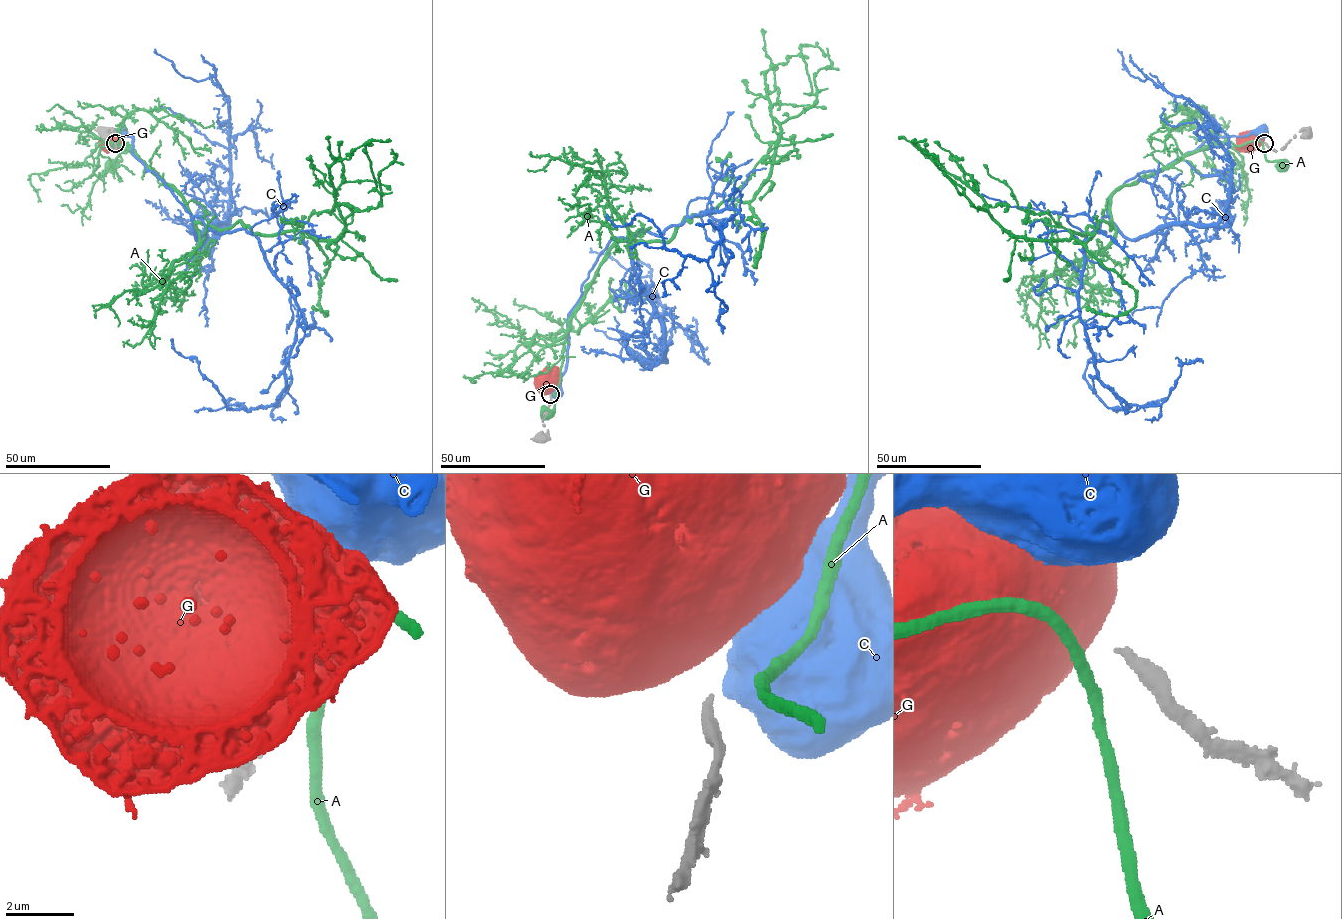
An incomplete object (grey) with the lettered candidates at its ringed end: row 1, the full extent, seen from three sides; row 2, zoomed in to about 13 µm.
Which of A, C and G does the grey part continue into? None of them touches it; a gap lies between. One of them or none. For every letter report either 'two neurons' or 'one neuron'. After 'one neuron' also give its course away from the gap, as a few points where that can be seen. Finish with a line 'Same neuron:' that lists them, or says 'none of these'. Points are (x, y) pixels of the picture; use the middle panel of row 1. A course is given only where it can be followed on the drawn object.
A: two neurons
C: two neurons
G: two neurons
Same neuron: none of these

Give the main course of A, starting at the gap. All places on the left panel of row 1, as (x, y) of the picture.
A: (118, 144), (121, 160), (109, 167)

